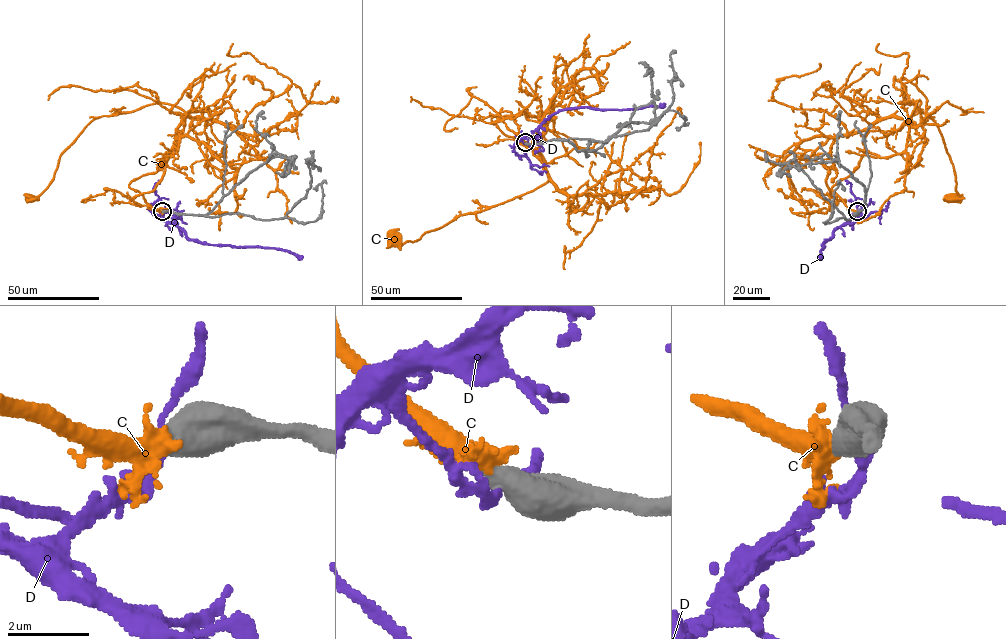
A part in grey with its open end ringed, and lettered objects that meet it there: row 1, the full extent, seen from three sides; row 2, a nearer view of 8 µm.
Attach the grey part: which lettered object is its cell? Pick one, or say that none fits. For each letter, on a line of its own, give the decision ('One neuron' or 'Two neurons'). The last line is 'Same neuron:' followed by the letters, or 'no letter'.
C: One neuron
D: Two neurons
Same neuron: C

